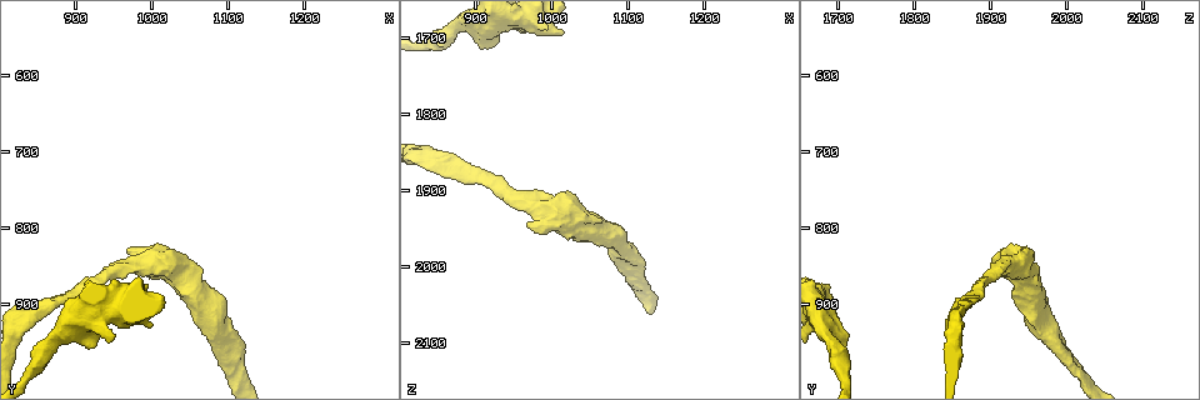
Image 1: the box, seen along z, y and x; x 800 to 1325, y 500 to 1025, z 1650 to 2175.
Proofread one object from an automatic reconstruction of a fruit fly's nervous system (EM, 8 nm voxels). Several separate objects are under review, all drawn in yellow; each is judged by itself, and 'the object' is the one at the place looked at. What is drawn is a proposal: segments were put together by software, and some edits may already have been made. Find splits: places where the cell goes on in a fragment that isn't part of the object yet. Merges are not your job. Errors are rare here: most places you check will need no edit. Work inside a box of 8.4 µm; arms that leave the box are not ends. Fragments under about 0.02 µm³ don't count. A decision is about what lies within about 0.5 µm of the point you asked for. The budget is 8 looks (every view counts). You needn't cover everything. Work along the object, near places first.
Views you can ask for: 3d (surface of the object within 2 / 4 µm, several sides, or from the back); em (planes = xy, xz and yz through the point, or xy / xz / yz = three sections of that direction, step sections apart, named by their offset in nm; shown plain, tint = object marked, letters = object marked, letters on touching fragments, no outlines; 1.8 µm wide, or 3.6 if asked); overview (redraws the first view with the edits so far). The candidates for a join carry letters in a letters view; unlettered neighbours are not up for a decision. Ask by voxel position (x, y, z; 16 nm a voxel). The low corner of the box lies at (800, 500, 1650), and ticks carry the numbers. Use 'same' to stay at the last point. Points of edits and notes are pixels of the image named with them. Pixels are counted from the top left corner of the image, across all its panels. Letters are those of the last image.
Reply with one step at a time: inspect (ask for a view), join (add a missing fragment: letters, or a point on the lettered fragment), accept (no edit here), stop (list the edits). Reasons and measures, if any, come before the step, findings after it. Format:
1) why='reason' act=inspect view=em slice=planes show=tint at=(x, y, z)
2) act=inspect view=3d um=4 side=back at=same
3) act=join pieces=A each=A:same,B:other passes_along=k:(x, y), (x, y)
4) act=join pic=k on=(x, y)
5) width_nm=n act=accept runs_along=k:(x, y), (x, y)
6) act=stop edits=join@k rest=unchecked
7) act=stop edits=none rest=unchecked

why='sudden change in width' act=inspect view=em slice=planes show=letters at=(1090, 960, 1990)

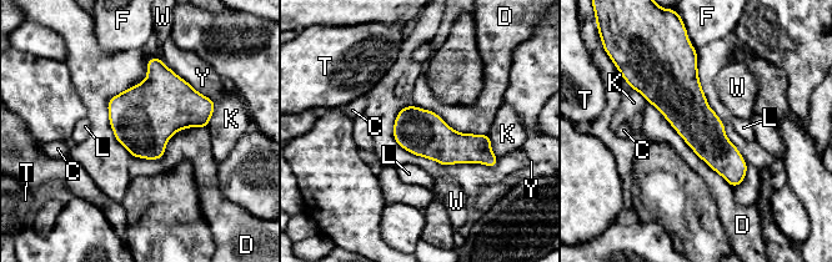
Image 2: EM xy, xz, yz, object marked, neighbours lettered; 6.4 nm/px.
width_nm=280 act=accept each=C:other,D:other,F:other,K:other,L:other,T:other,W:other,Y:other border=2:(647, 101), (732, 187) found='none of them fits'

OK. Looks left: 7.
why='sudden change in width' act=inspect view=em slice=xz step=8 show=tint at=(955, 850, 1910)

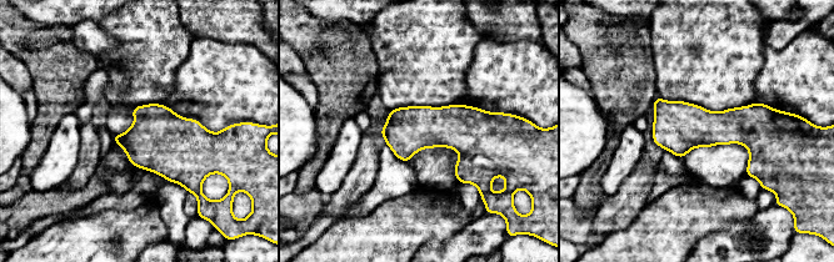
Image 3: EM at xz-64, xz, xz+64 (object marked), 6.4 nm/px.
why='cut it another way' act=inspect view=em slice=planes show=letters at=same

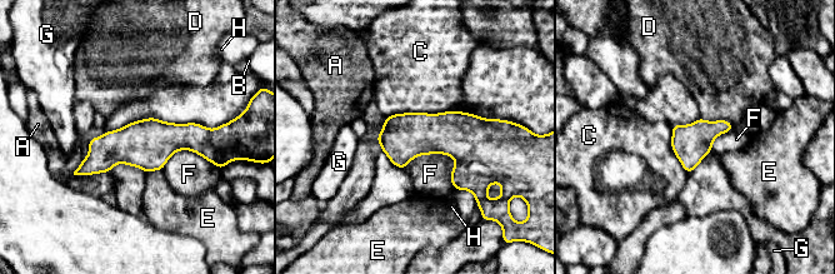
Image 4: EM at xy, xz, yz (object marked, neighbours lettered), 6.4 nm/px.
longest_contact=C:460nm act=accept each=A:other,B:other,C:other,D:other,E:other,F:other,G:other,H:other border=4:(404, 168), (450, 155), (455, 189) found='no lettered fragment goes on from it'

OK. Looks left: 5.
why='stops while still wide' act=inspect view=em slice=planes show=plain at=(920, 960, 1705)

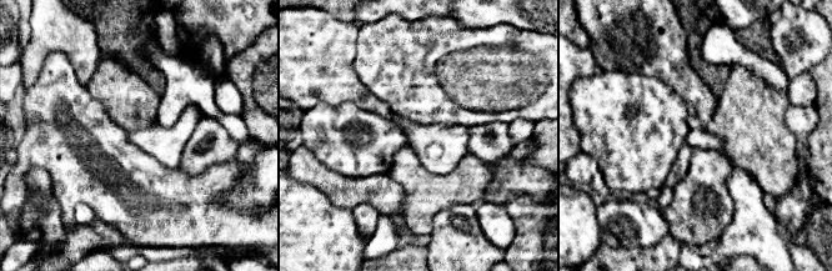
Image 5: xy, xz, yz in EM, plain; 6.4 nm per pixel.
act=inspect view=em slice=planes show=tint at=same

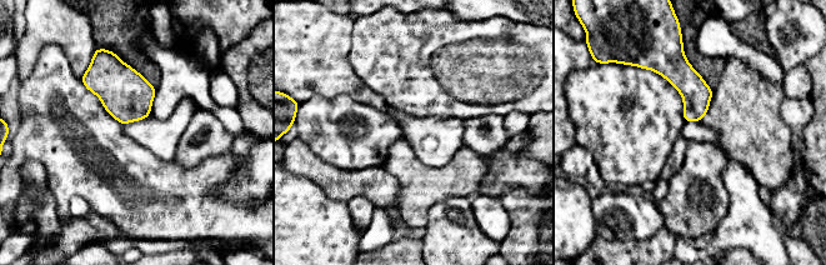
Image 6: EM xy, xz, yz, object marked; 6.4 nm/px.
act=inspect view=em slice=planes show=letters at=same

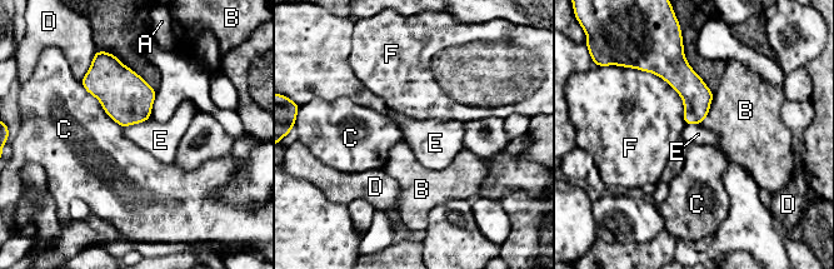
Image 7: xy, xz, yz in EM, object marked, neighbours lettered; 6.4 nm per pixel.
act=accept each=A:other,B:other,C:other,D:other,E:other,F:other border=7:(149, 118), (123, 128) found='none of them fits'

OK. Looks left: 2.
act=stop edits=none rest=unchecked

